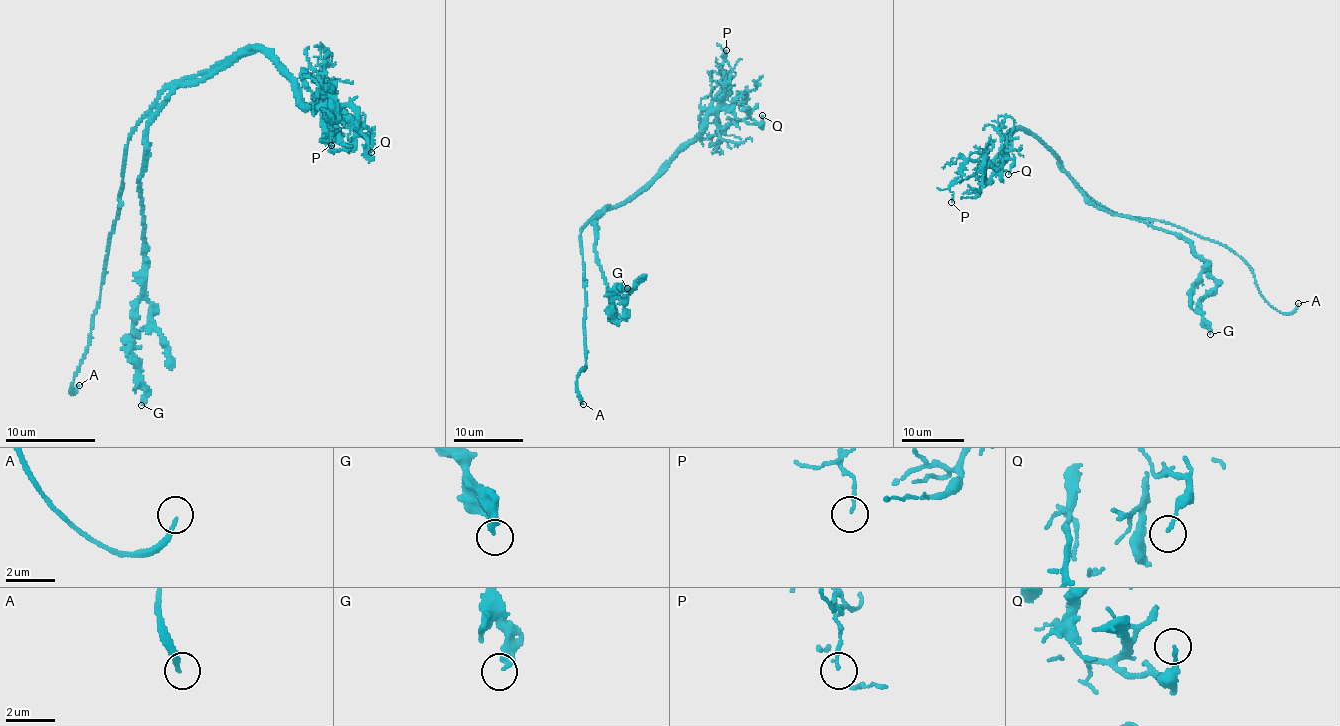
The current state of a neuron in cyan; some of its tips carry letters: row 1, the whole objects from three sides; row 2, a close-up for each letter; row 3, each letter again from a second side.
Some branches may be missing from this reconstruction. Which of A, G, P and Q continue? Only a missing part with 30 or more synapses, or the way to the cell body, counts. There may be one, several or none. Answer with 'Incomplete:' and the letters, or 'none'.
Incomplete: A

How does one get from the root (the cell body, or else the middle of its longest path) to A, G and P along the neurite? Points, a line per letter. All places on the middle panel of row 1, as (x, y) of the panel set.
A: (586, 225), (580, 233), (584, 265), (587, 358), (585, 367), (577, 378), (577, 394), (583, 404)
G: (586, 225), (594, 219), (595, 261), (601, 268), (613, 320), (611, 295), (619, 286), (627, 290), (627, 288)
P: (586, 225), (652, 181), (697, 134), (709, 115), (711, 100), (722, 85), (722, 57), (726, 50)

